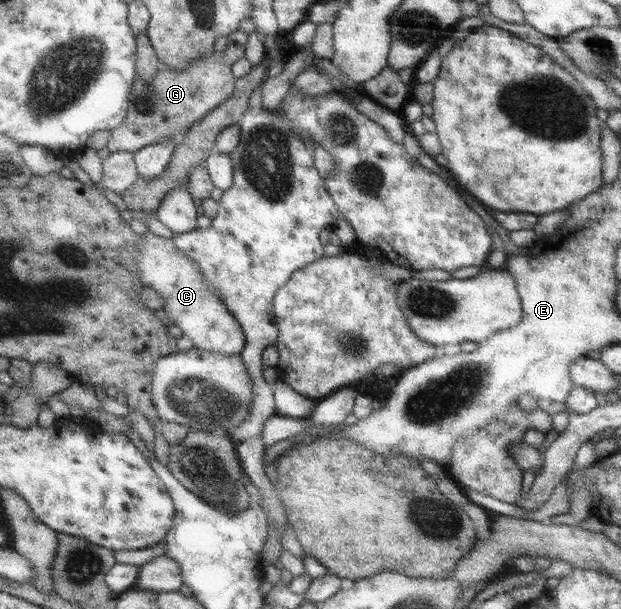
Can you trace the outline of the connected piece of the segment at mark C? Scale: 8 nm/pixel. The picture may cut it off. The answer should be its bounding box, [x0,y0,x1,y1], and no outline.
[138,230,249,354]

